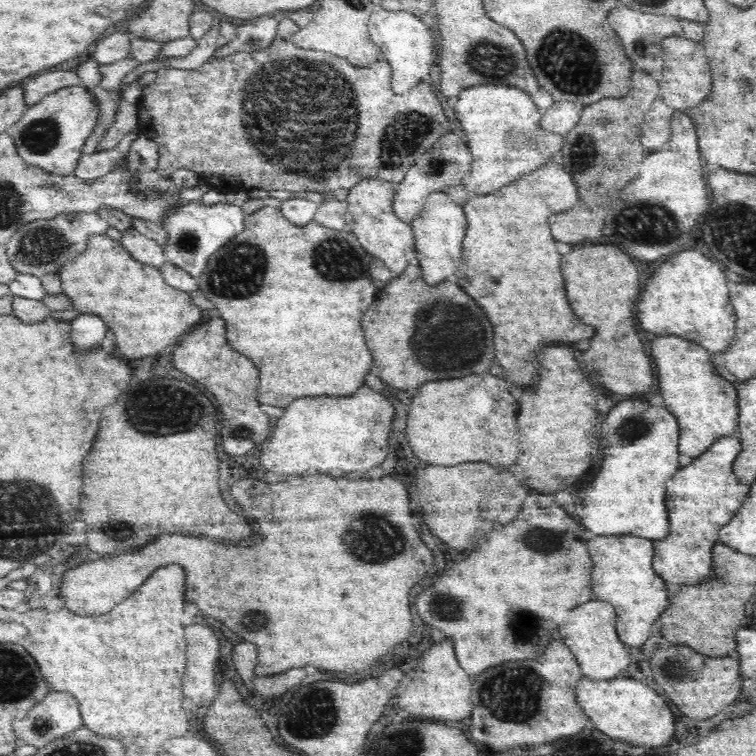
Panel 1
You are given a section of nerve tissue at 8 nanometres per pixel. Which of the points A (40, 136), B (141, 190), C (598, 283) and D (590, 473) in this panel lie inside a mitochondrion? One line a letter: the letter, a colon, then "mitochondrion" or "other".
A: mitochondrion
B: mitochondrion
C: other
D: other

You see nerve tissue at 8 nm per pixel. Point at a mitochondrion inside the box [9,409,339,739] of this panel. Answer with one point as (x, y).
(256, 622)

